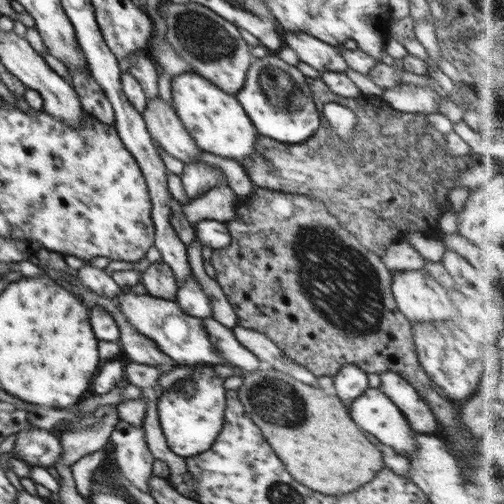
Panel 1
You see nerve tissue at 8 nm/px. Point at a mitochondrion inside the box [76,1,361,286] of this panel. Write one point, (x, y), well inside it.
(205, 38)

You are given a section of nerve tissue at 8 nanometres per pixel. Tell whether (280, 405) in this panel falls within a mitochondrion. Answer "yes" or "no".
yes

